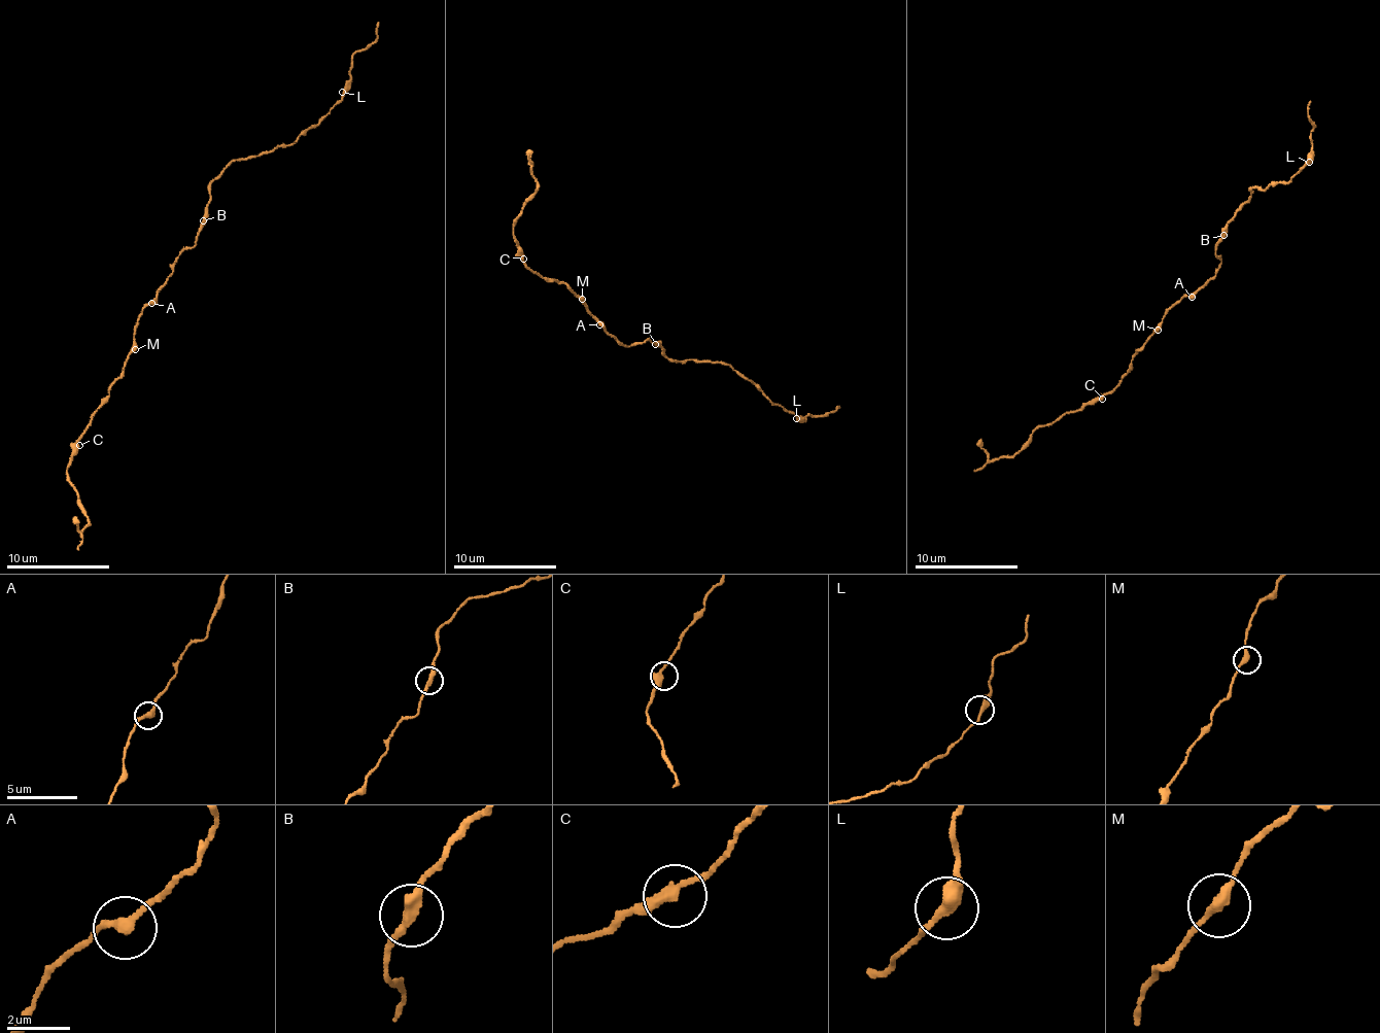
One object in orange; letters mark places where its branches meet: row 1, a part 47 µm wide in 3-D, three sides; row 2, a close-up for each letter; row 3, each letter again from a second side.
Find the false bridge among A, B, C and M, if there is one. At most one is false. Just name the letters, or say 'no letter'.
no letter

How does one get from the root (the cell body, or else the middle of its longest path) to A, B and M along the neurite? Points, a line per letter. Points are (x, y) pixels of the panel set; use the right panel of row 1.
A: (1210, 278), (1192, 297)
B: (1210, 278), (1221, 262), (1215, 251), (1225, 234)
M: (1210, 278), (1167, 310), (1158, 330)

